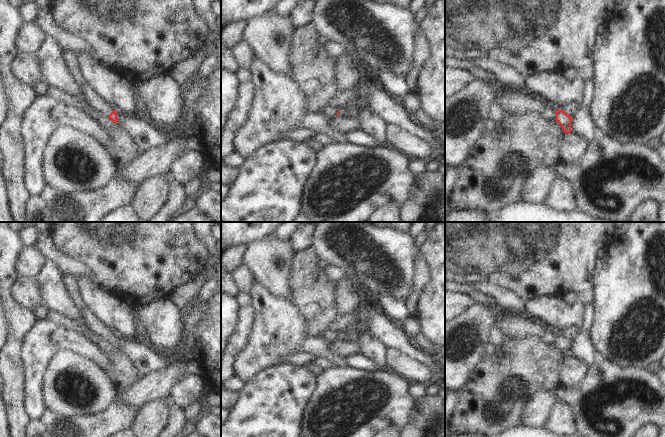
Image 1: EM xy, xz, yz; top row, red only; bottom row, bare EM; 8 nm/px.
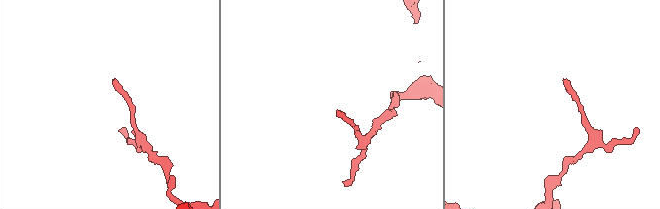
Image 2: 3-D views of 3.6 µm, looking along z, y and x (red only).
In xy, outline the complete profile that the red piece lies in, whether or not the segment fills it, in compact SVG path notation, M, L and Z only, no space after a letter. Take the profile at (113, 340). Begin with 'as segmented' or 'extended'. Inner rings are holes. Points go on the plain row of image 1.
extended; M86 307L80 310L84 324L95 334L107 339L109 343L117 347L118 342L116 334L105 327L101 321Z

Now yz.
as segmented; M557 334L556 346L561 349L564 357L571 357L572 341L567 339L563 334Z

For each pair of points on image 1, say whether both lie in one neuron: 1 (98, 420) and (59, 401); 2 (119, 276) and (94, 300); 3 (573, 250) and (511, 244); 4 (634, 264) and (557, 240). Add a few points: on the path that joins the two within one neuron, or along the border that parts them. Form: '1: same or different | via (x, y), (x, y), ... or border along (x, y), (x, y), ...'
1: different | border along (108, 404), (102, 410), (88, 414), (63, 415)
2: different | border along (97, 283), (125, 303)
3: same | via (558, 250), (552, 250), (546, 244), (526, 244)
4: different | border along (598, 259), (591, 282)

